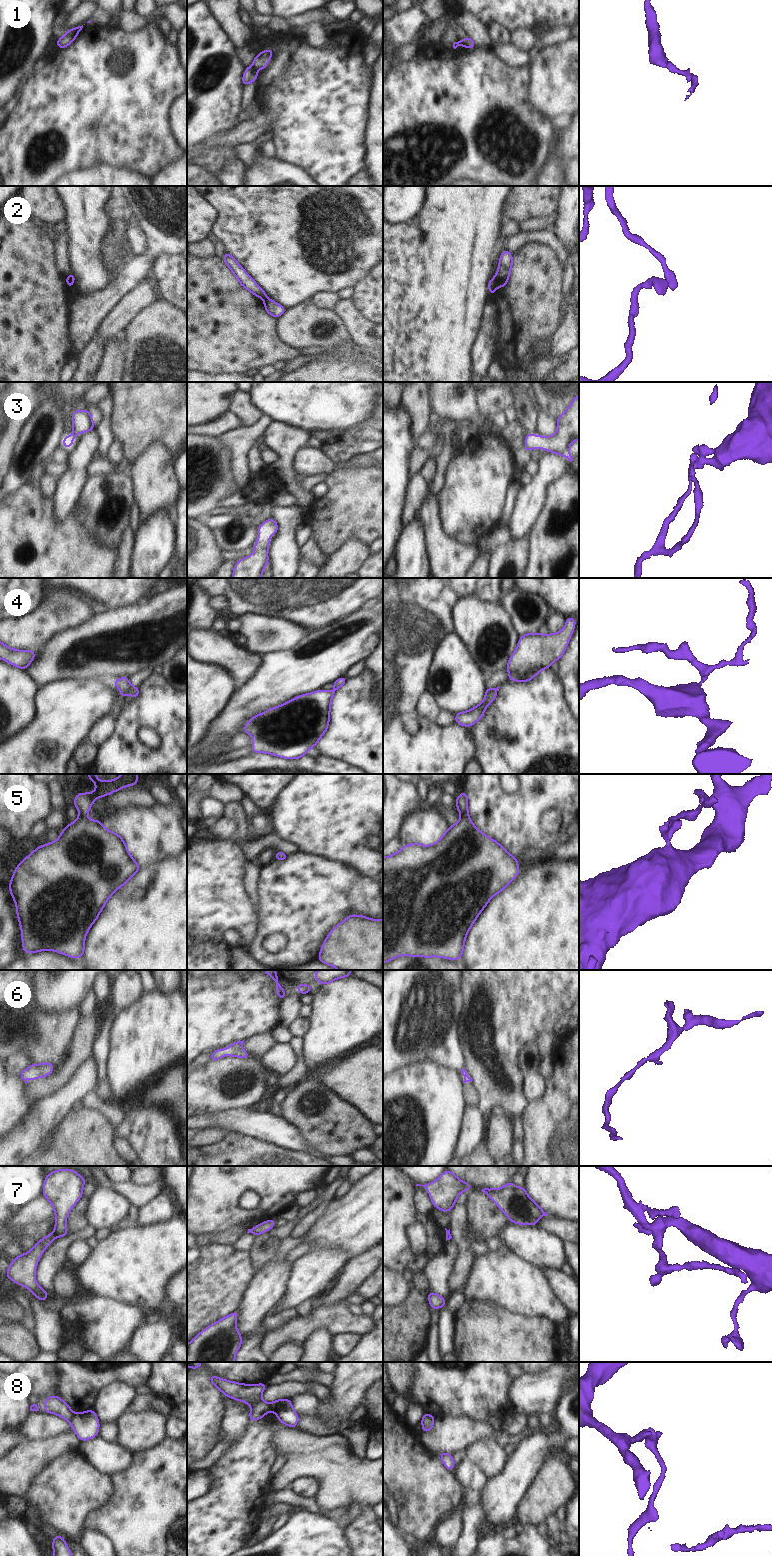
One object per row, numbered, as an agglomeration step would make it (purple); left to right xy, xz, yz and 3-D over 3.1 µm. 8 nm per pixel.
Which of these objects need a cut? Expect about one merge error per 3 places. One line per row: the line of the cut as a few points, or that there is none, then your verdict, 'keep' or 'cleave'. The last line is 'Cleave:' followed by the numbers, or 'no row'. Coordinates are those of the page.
1: xz (251, 66), (254, 69) | cleave
2: yz (495, 277), (497, 285) | cleave
3: no cut | keep
4: no cut | keep
5: no cut | keep
6: no cut | keep
7: xy (53, 1233), (57, 1236) | cleave
8: xy (74, 1413), (69, 1421) | cleave
Cleave: 1, 2, 7, 8

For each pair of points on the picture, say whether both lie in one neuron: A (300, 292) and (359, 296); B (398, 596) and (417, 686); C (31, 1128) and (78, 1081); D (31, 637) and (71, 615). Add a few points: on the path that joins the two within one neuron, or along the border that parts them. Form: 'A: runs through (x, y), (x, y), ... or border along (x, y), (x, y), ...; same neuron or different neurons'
A: border along (370, 271), (352, 286); different neurons
B: runs through (398, 618), (398, 664); same neuron
C: runs through (43, 1119), (69, 1093); same neuron
D: runs through (41, 627), (52, 616), (61, 615); same neuron

